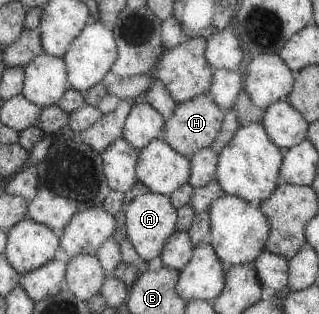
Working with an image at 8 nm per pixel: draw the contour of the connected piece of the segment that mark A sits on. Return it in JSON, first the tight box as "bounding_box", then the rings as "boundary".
{"bounding_box":[122,191,176,263],"boundary":[[[146,191],[135,196],[131,202],[123,203],[122,212],[126,238],[139,258],[147,263],[159,256],[167,238],[176,231],[176,209],[171,206],[168,196]]]}

